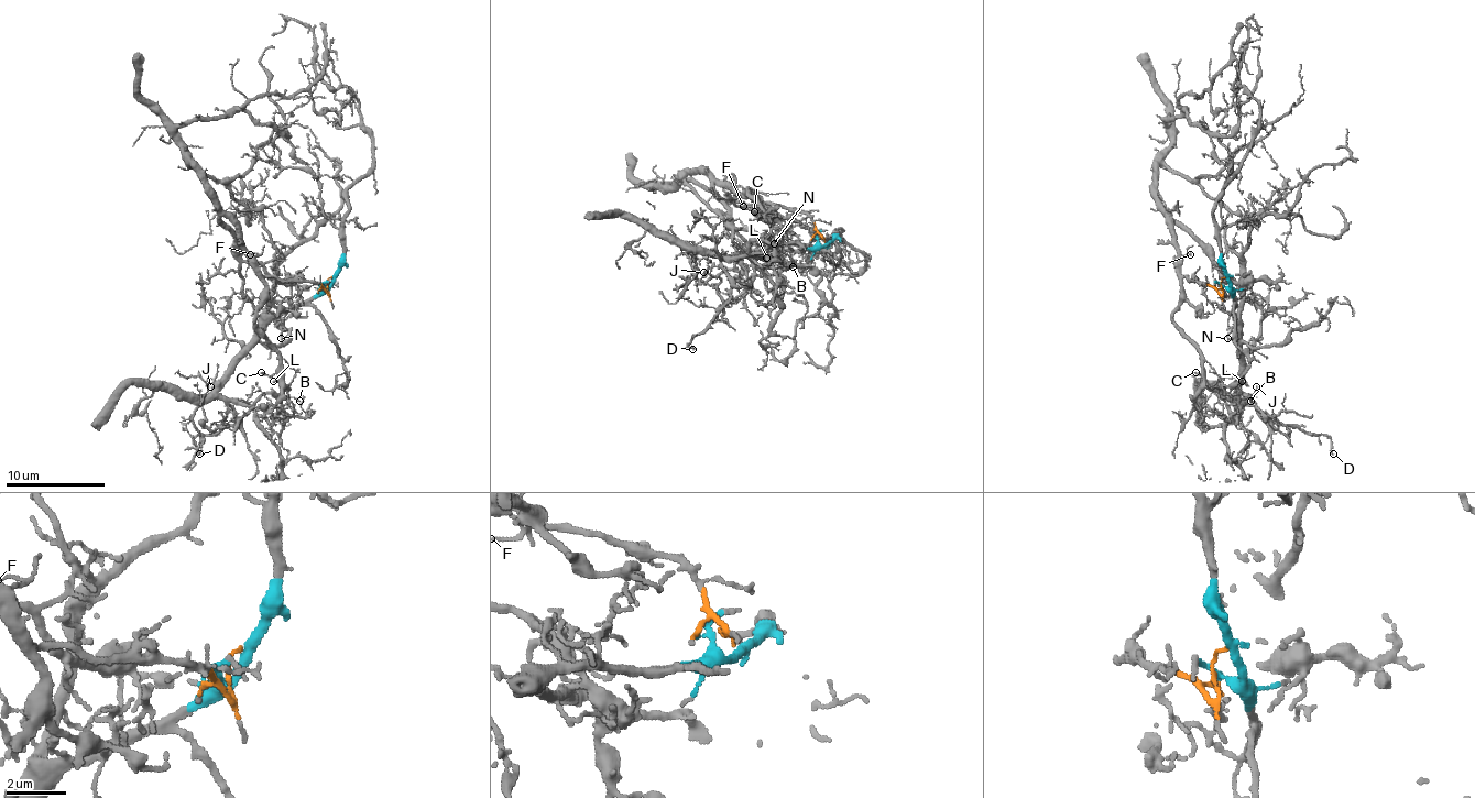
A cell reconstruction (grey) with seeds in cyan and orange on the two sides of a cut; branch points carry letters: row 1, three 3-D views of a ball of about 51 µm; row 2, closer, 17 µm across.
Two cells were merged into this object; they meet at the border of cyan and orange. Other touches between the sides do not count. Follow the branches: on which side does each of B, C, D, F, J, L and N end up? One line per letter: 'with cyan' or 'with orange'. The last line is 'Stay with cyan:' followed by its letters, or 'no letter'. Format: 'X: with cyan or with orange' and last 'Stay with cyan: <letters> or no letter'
B: with cyan
C: with orange
D: with cyan
F: with orange
J: with cyan
L: with cyan
N: with cyan
Stay with cyan: B, D, J, L, N

